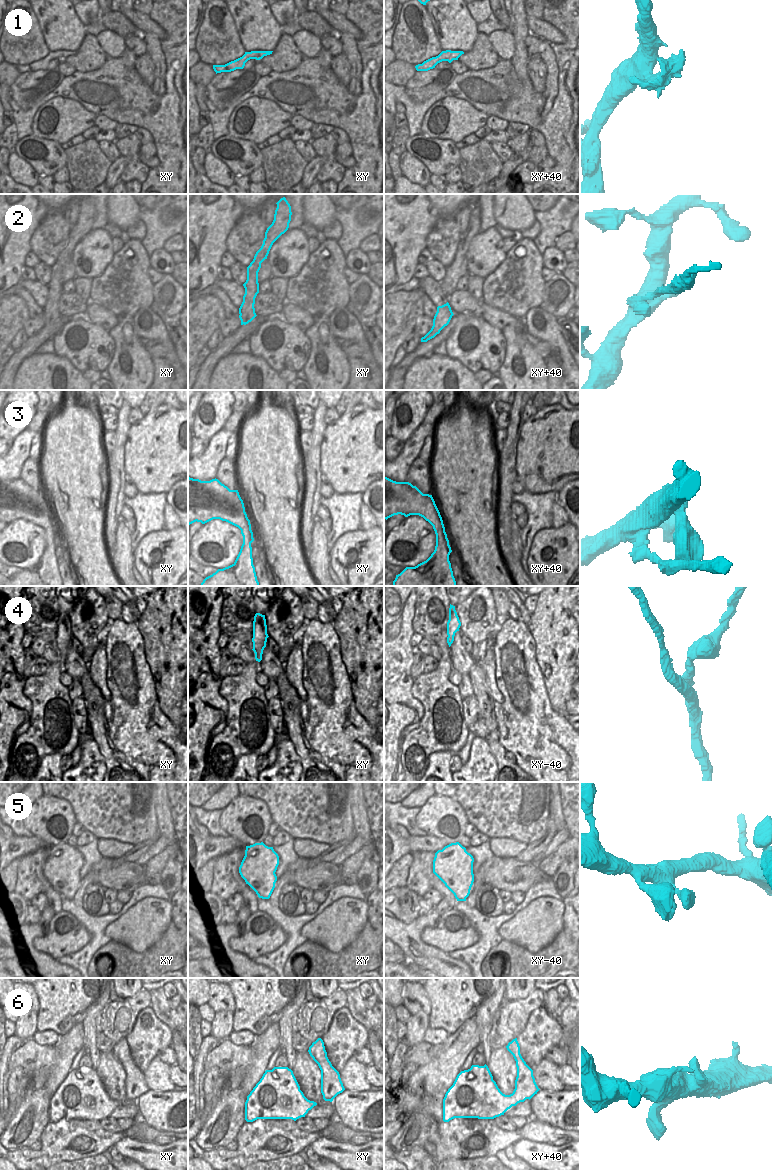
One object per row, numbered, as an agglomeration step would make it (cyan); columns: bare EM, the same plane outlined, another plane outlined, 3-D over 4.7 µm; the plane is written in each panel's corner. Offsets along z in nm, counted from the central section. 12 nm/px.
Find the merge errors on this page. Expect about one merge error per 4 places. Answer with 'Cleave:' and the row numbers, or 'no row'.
Cleave: 2, 4

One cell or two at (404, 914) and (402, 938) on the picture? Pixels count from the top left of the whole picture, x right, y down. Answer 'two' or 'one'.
two

